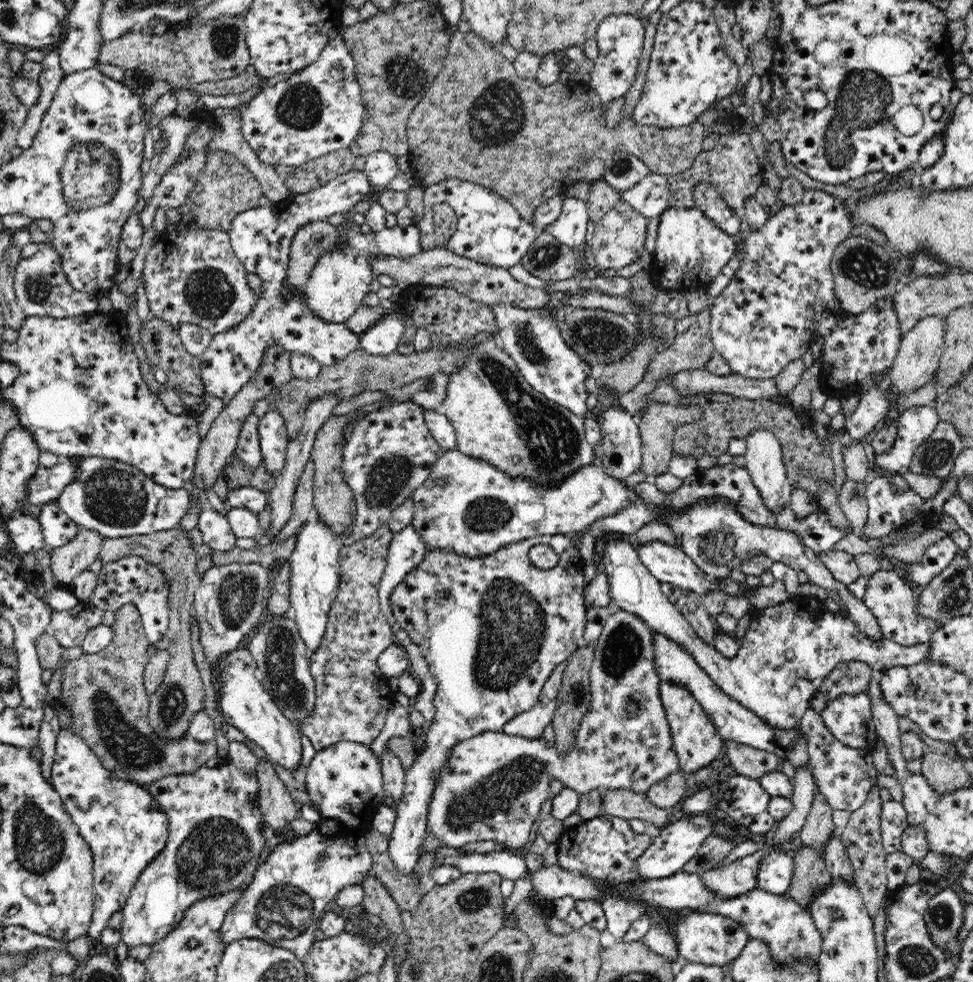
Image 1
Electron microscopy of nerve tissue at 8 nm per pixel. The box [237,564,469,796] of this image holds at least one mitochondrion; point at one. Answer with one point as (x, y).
(279, 643)

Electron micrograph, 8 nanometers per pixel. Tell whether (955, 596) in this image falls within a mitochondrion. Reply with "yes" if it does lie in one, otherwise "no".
yes

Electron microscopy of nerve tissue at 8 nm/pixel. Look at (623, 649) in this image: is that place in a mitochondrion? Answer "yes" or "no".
yes

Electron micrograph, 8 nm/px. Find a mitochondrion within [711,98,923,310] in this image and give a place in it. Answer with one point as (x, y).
(865, 268)

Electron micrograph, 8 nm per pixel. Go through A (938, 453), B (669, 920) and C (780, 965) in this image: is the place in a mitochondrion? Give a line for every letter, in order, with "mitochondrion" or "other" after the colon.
A: mitochondrion
B: other
C: other

